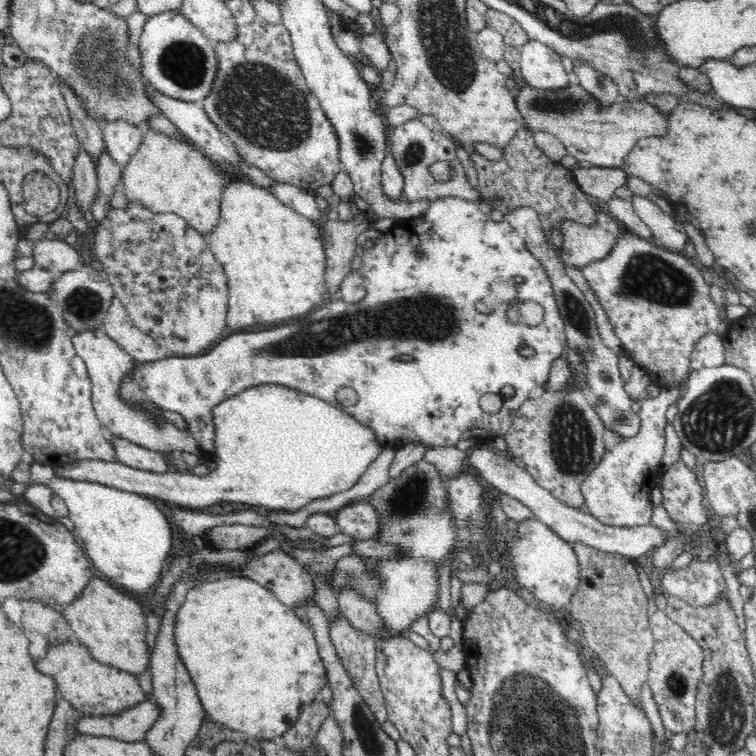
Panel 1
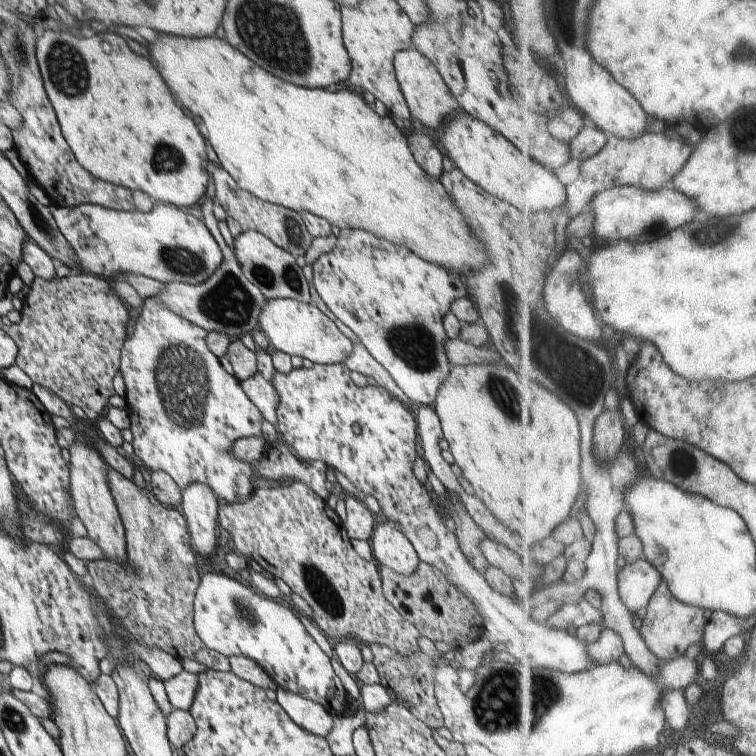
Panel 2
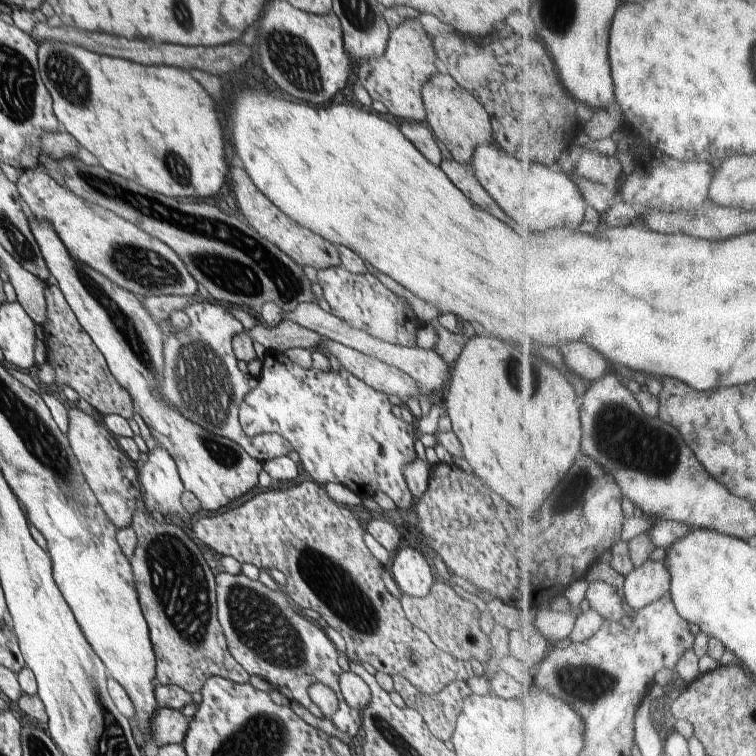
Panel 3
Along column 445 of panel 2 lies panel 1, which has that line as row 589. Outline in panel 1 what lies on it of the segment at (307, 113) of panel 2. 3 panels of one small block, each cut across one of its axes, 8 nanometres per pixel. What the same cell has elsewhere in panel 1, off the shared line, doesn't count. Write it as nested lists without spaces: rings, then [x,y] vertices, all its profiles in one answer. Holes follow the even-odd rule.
[[[224,577],[222,579],[216,579],[215,581],[204,581],[199,585],[190,587],[187,590],[183,603],[175,612],[173,639],[179,657],[182,659],[192,682],[196,684],[196,691],[198,691],[198,698],[200,698],[202,707],[204,707],[204,712],[208,714],[216,724],[238,732],[244,732],[246,736],[250,737],[251,741],[255,739],[279,741],[281,734],[290,730],[290,727],[300,718],[300,714],[306,713],[307,707],[319,699],[318,694],[327,684],[326,669],[322,662],[313,630],[309,624],[294,613],[294,608],[282,604],[280,600],[276,600],[276,596],[274,596],[271,590],[246,577]]]

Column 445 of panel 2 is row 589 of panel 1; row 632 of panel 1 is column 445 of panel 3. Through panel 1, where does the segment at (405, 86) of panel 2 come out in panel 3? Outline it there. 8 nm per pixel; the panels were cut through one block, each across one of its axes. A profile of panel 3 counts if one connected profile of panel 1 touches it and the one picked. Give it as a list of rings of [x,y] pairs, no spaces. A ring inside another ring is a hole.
[[[434,73],[422,87],[421,95],[427,114],[424,122],[431,128],[435,139],[448,148],[456,162],[470,167],[475,149],[479,145],[495,143],[487,110],[471,92],[462,88],[449,74]]]

